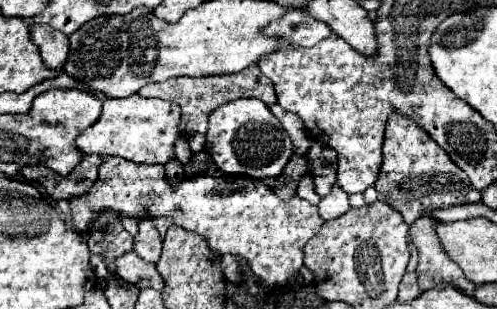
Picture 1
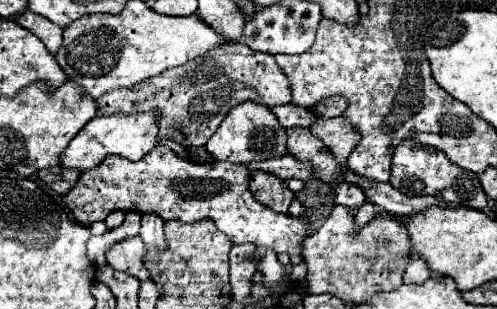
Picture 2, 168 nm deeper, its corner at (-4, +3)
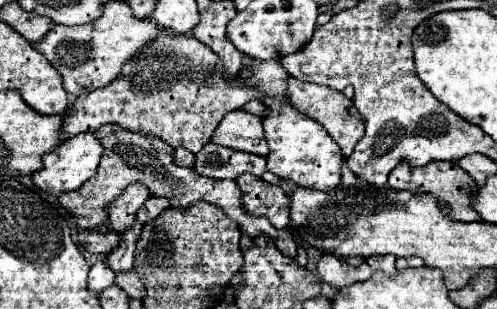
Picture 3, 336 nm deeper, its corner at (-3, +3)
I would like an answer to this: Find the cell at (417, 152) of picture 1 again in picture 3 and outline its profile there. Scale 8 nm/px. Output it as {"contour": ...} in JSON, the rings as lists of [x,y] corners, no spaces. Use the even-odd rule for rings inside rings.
{"contour":[[[402,162],[400,166],[396,166],[390,172],[388,186],[396,188],[396,190],[408,190],[412,194],[420,194],[420,192],[434,194],[438,204],[442,208],[448,208],[450,218],[454,218],[456,222],[476,222],[476,220],[480,220],[478,212],[470,204],[470,196],[476,192],[476,182],[470,178],[470,174],[466,174],[454,162],[430,162],[430,164],[422,166],[422,168],[412,168],[406,162]]]}

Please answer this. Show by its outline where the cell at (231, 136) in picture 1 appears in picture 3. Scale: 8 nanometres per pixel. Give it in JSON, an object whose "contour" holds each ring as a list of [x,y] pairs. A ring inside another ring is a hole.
{"contour":[[[234,110],[222,118],[218,124],[212,142],[250,152],[256,156],[266,156],[268,154],[268,144],[264,138],[264,128],[262,128],[262,118],[248,114],[244,110]]]}

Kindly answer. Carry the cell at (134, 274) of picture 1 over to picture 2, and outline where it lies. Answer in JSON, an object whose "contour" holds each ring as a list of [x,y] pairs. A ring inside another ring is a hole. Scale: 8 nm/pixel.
{"contour":[[[135,236],[135,238],[129,238],[125,242],[111,246],[107,250],[107,262],[115,270],[127,272],[139,280],[149,280],[149,272],[147,272],[145,262],[143,262],[145,254],[147,254],[145,244],[141,242],[139,236]]]}

